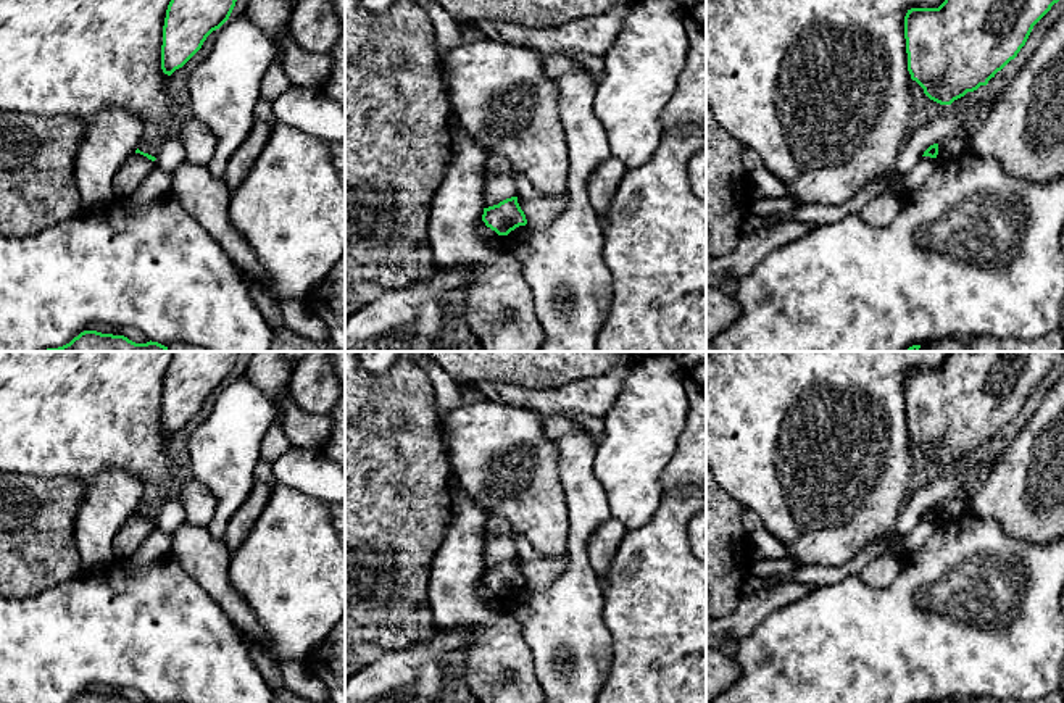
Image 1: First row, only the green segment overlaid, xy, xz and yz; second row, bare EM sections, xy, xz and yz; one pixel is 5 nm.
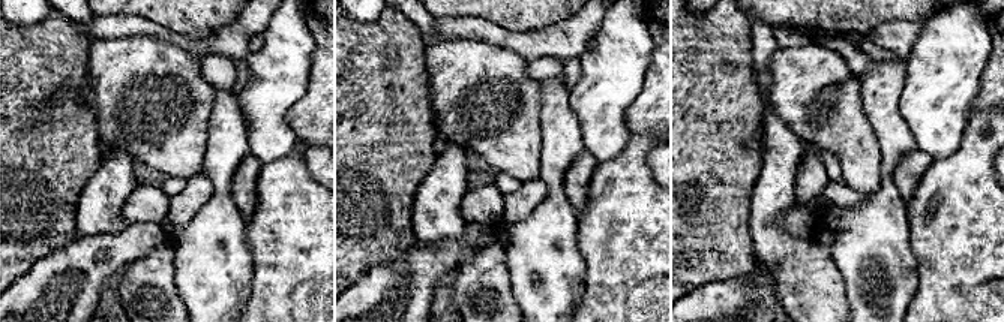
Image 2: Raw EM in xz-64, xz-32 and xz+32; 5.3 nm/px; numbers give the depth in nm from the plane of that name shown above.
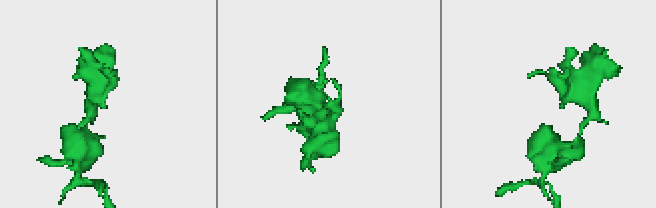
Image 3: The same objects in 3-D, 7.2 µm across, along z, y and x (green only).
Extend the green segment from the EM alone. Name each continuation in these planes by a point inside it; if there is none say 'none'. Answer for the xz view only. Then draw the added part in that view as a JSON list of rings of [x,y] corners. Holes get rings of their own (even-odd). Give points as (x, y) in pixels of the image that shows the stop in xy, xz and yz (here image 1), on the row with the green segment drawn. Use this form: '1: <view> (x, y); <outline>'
none

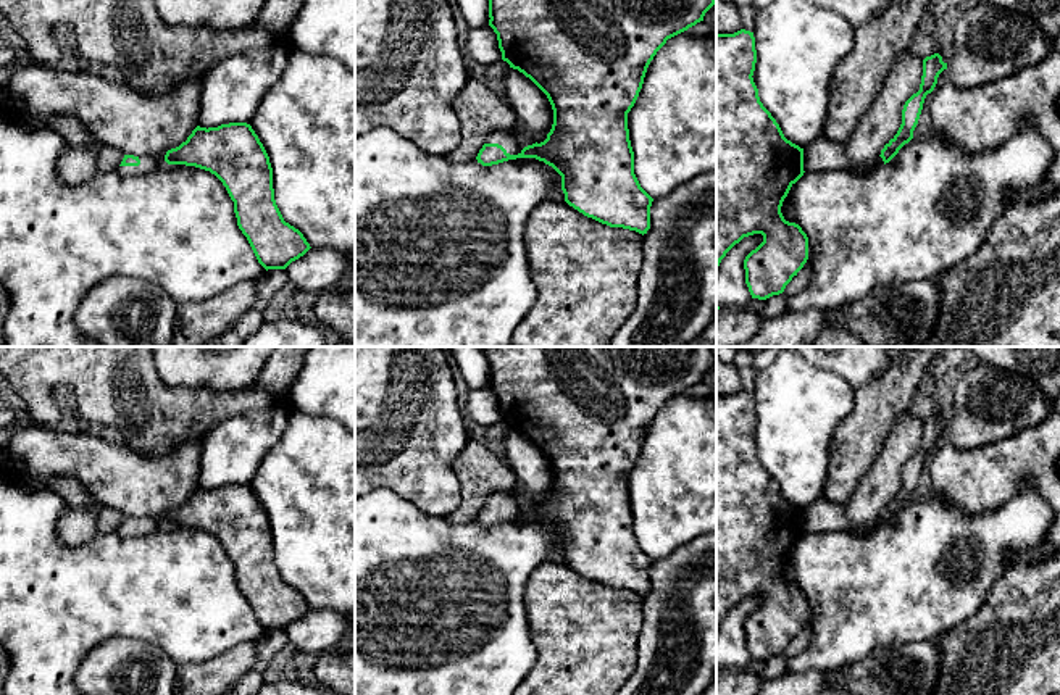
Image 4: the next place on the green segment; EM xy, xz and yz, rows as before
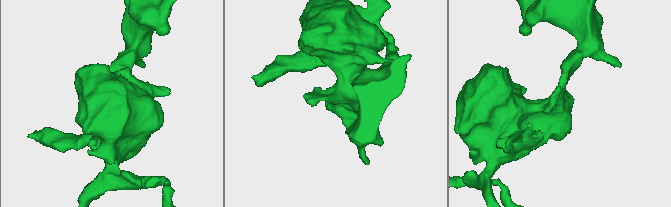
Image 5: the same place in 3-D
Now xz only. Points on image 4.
1: xz (502, 137); [[[492,131],[486,135],[486,144],[499,144],[502,145],[507,153],[518,155],[521,153],[521,147],[516,144],[515,137],[510,134],[510,131]]]

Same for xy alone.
1: xy (147, 163); [[[150,155],[139,156],[139,160],[140,160],[139,166],[118,166],[116,171],[124,177],[131,177],[131,176],[145,176],[160,166],[158,161]]]

